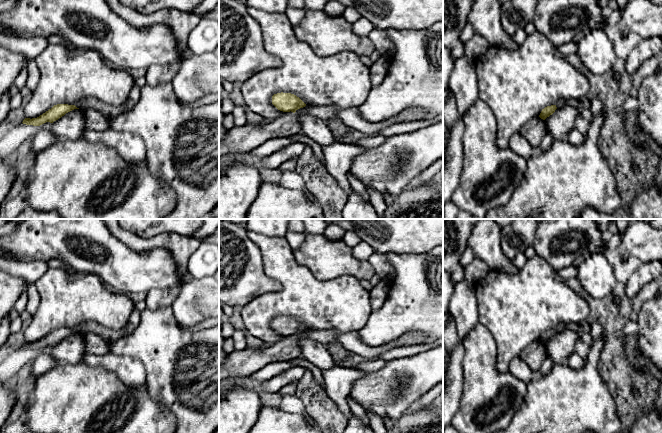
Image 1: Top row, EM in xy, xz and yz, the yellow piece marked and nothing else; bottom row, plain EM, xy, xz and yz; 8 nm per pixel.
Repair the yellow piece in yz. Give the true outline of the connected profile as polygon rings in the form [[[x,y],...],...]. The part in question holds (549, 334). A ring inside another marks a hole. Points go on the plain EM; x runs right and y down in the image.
[[[556,329],[547,330],[544,333],[542,333],[539,341],[541,343],[545,344],[547,341],[552,339],[555,336],[556,333],[557,333]]]

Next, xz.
[[[277,317],[272,320],[272,328],[280,335],[295,337],[306,328],[296,319],[291,317]]]

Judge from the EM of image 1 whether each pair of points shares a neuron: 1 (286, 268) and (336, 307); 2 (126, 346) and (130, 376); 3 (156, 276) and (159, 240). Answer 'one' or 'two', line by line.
1: one
2: two
3: two

